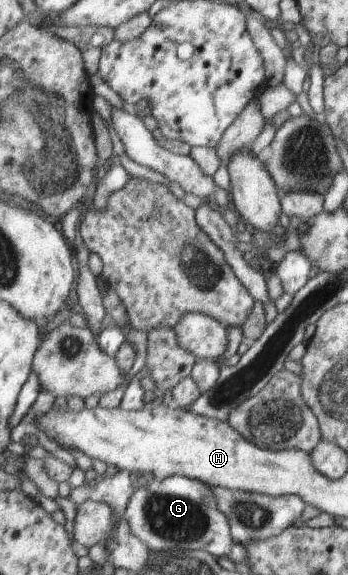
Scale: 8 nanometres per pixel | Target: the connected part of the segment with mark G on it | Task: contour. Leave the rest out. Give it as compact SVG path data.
M149 475L146 477L148 484L136 488L124 516L132 528L132 534L136 534L148 546L151 553L179 549L186 552L207 551L216 558L230 558L232 546L235 544L231 532L231 522L224 516L224 512L220 512L220 508L216 504L216 496L212 496L214 492L212 492L212 488L208 488L208 483L204 483L202 480L192 480L183 475L175 475L165 480L154 477L152 482L150 482Z

